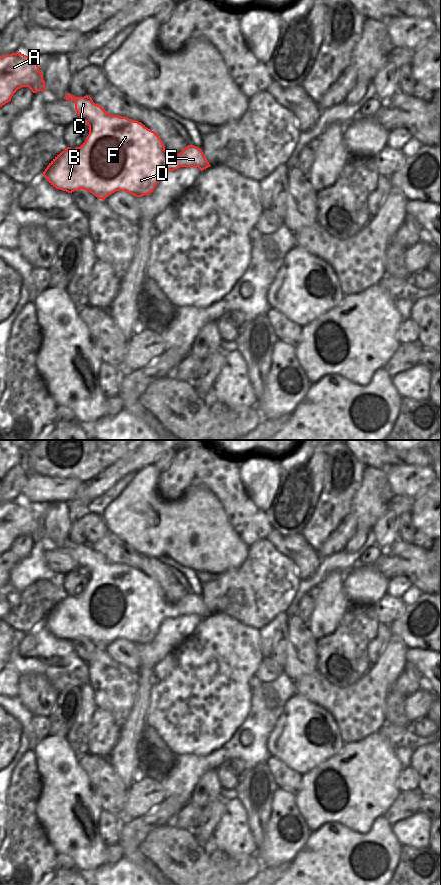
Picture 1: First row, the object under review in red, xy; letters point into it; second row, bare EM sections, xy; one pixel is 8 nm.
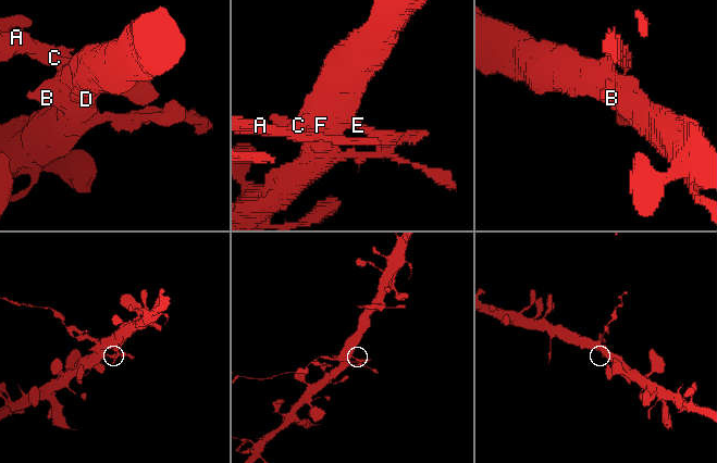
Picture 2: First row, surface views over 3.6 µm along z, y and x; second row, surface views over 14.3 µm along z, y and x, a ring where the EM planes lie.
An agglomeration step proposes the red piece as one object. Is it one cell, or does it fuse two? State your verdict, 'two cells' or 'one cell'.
two cells

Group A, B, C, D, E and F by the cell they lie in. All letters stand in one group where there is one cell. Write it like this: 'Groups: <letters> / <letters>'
Groups: A C / B D E F.

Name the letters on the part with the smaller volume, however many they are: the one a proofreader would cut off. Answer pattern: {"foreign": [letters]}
{"foreign": ["A", "C"]}

